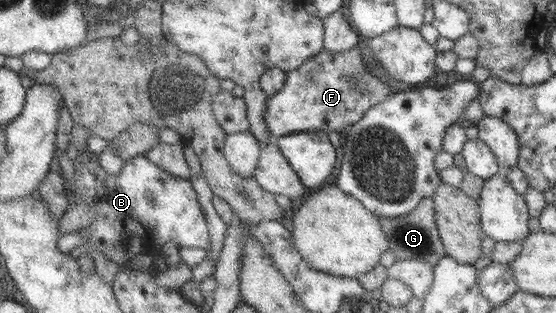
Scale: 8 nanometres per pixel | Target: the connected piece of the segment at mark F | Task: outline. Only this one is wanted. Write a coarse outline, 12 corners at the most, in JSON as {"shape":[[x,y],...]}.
{"shape":[[323,49],[267,97],[278,139],[347,132],[395,94],[361,49]]}

